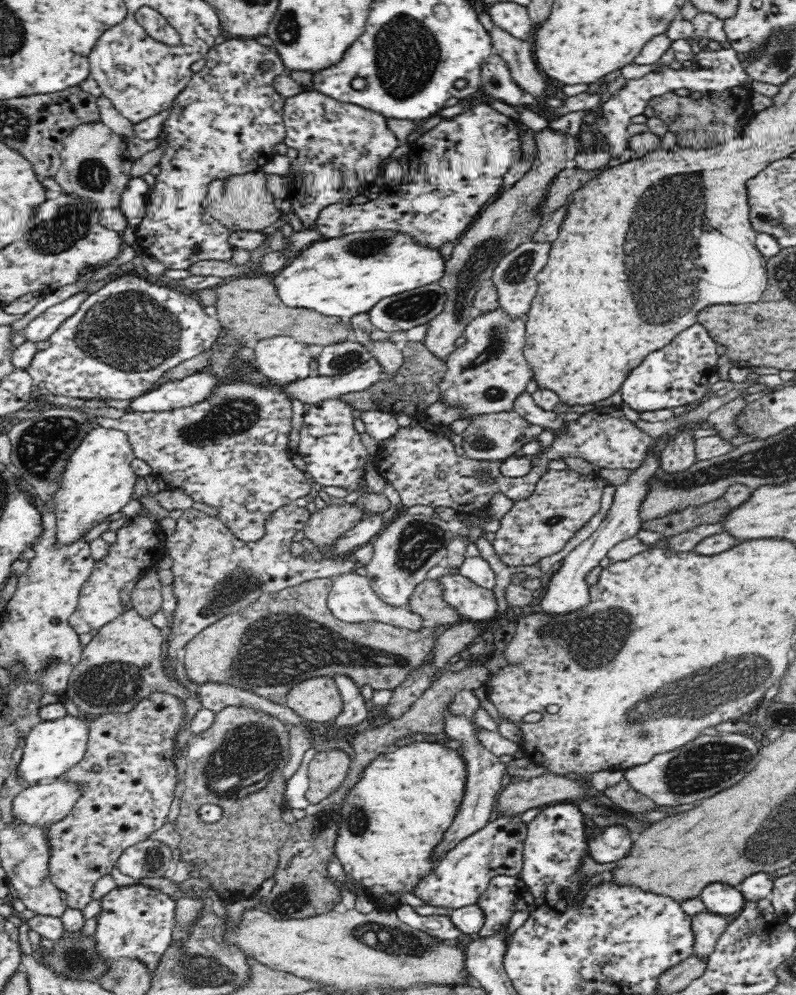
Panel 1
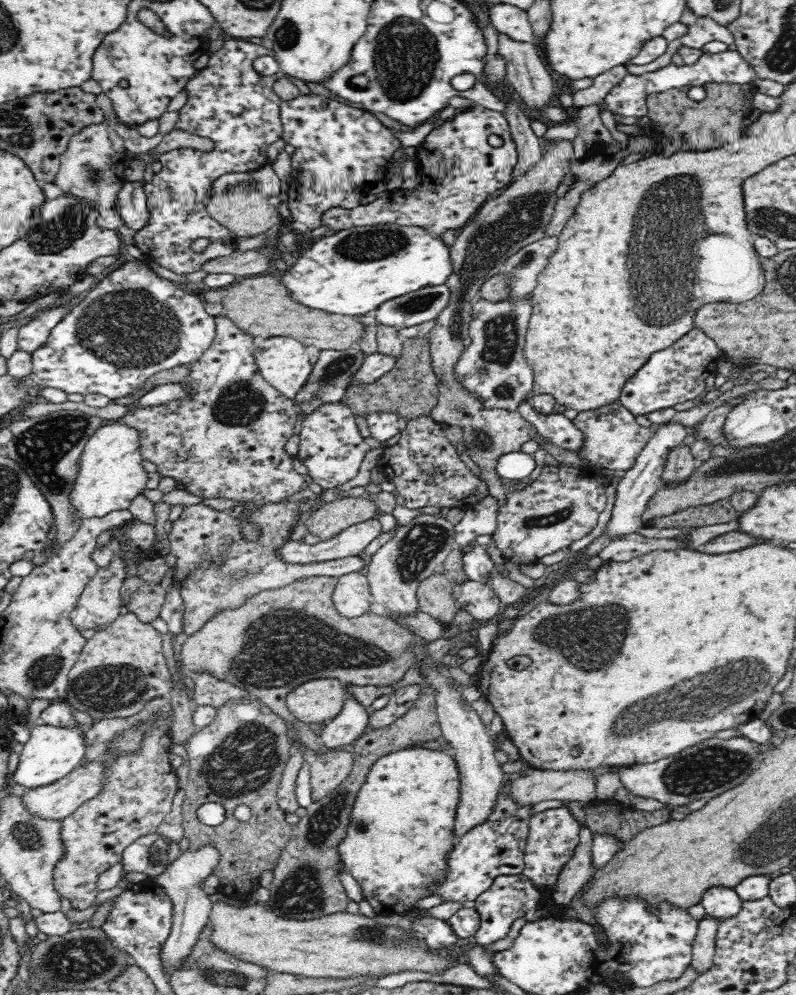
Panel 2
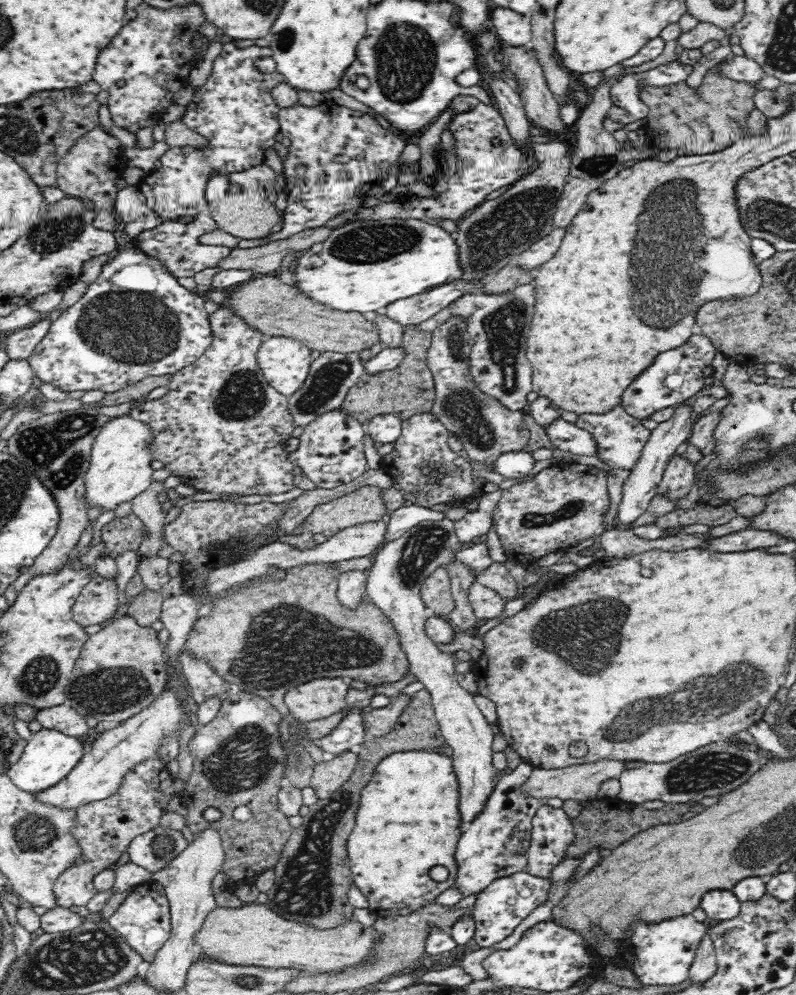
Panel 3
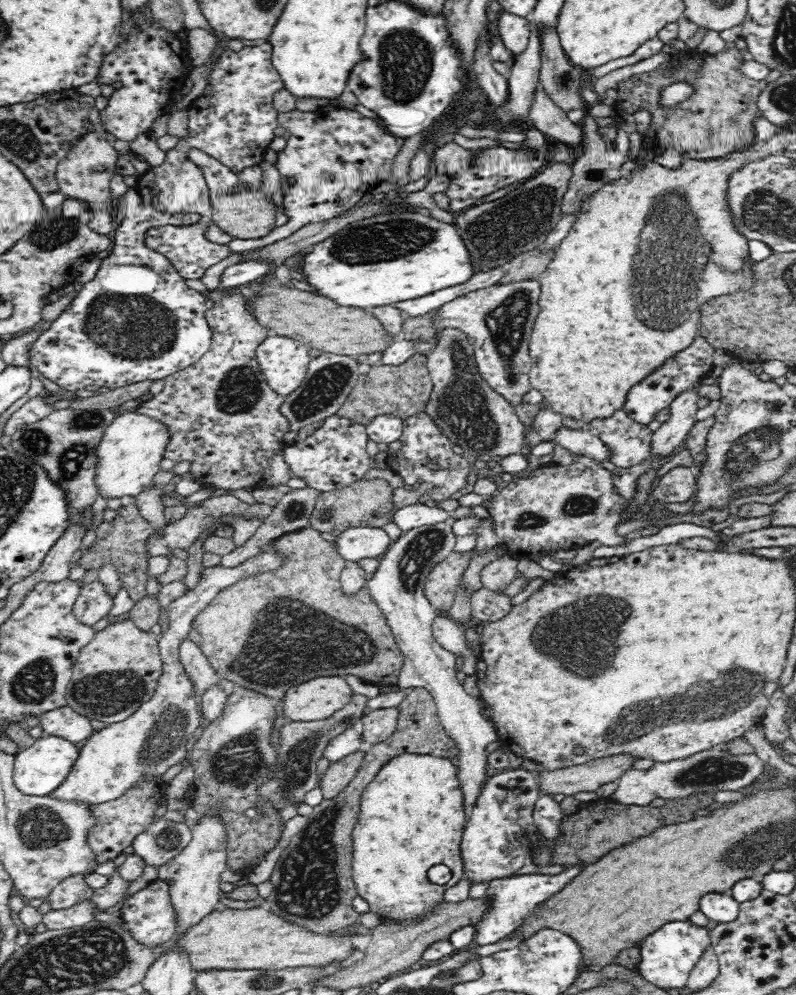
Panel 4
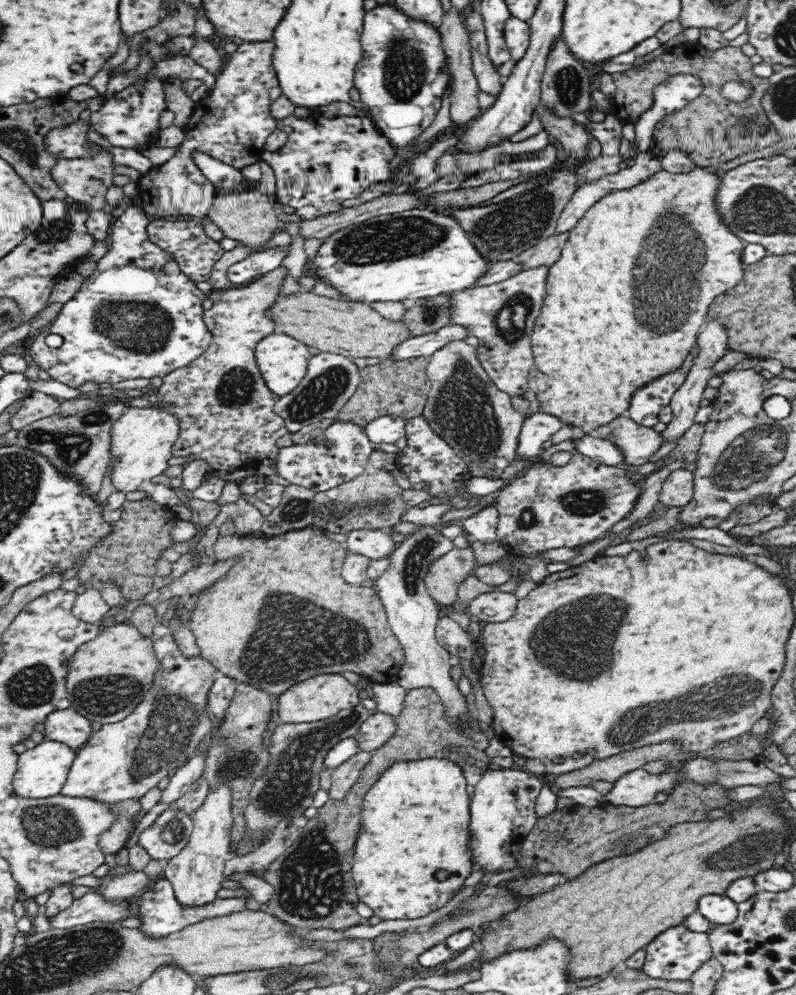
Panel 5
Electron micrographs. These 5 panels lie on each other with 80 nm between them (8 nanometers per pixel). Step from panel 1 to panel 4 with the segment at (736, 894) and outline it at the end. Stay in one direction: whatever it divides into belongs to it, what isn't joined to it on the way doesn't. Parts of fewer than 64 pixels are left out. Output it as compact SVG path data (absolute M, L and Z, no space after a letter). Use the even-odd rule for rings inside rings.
M711 892L700 899L699 910L712 923L730 923L739 916L740 903L730 892Z

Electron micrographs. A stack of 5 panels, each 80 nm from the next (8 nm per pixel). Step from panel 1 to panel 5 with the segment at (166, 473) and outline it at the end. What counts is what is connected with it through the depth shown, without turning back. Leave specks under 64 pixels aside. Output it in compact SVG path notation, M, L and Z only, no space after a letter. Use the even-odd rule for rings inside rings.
M280 265L243 288L223 290L220 300L203 312L203 319L211 332L208 350L188 366L164 376L157 395L159 405L149 406L150 409L162 409L170 415L176 415L178 419L179 436L172 448L172 457L195 456L195 460L206 462L206 477L216 476L224 480L224 484L240 484L252 476L269 479L278 476L278 456L281 449L276 446L276 442L289 431L284 418L274 412L273 408L280 396L274 394L263 379L257 365L255 348L265 336L274 333L274 323L264 312L274 304L276 296L282 291L282 278L286 274L286 269Z

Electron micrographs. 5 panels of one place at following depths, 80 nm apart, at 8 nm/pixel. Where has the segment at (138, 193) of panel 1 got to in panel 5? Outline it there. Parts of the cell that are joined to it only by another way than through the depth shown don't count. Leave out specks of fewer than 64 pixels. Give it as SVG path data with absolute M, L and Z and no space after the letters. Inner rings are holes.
M138 195L128 202L124 212L116 218L116 225L111 228L109 240L100 253L100 260L93 273L85 279L73 299L63 303L58 316L31 344L29 354L39 368L45 370L52 380L58 380L70 388L80 388L88 381L112 385L134 378L150 380L159 376L163 379L172 371L194 362L208 350L211 343L211 332L203 319L205 310L202 308L202 302L208 294L200 291L195 281L184 275L172 256L148 241L146 234L147 226L156 220L185 223L190 218L186 214L150 216L139 202ZM46 333L62 336L62 345L50 348L44 343Z

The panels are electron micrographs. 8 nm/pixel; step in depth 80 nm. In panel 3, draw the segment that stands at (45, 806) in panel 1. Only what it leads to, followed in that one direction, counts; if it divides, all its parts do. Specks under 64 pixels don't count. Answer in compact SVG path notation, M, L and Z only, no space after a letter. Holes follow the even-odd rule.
M164 689L160 696L144 711L122 721L117 727L100 733L86 745L80 762L58 784L40 792L34 792L34 799L56 809L75 811L85 804L108 798L120 786L124 774L136 764L152 758L159 752L168 763L178 754L178 734L184 722L183 709L171 689Z

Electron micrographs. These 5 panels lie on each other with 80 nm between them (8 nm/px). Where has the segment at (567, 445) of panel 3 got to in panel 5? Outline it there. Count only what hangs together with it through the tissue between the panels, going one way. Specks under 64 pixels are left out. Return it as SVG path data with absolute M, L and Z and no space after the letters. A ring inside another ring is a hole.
M587 433L575 435L570 439L578 454L588 456L602 465L614 466L624 463L623 452L607 439L592 438Z

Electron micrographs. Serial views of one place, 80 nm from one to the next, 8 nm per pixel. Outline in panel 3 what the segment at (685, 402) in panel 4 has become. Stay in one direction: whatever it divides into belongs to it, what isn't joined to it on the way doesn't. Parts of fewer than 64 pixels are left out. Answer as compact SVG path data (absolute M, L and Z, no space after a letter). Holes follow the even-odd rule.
M674 407L674 416L651 431L651 436L643 447L640 459L630 470L630 475L622 484L622 502L615 516L614 526L622 529L634 528L635 520L640 518L649 508L652 498L658 495L658 487L663 478L668 462L674 456L676 449L684 442L688 442L692 434L695 419L691 418L691 408Z

